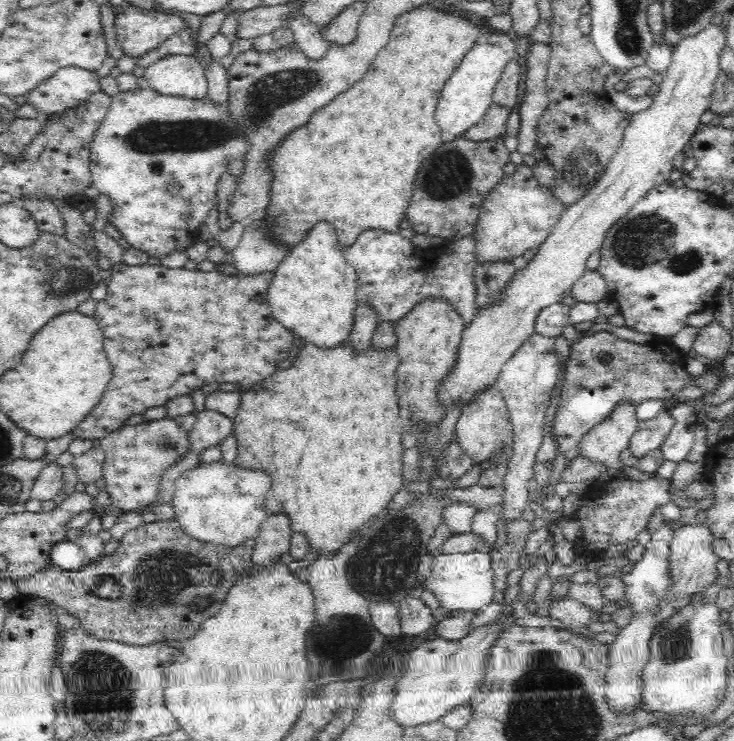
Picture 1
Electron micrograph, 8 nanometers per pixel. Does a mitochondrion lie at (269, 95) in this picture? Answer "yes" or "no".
yes

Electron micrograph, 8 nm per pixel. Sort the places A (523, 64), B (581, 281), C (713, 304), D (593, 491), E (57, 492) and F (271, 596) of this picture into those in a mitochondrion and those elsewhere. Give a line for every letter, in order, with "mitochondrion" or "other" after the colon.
A: other
B: other
C: other
D: other
E: other
F: other

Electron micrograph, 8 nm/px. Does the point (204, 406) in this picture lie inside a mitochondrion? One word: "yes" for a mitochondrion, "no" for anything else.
no

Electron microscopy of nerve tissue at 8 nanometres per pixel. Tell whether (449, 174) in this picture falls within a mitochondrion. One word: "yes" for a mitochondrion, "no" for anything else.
yes

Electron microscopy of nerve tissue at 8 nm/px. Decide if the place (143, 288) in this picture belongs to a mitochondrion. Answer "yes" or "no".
no

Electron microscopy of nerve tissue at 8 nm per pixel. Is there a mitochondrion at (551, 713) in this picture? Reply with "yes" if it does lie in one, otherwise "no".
yes

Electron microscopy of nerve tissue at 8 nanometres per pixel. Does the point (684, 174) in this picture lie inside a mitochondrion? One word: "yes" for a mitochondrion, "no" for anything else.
no

